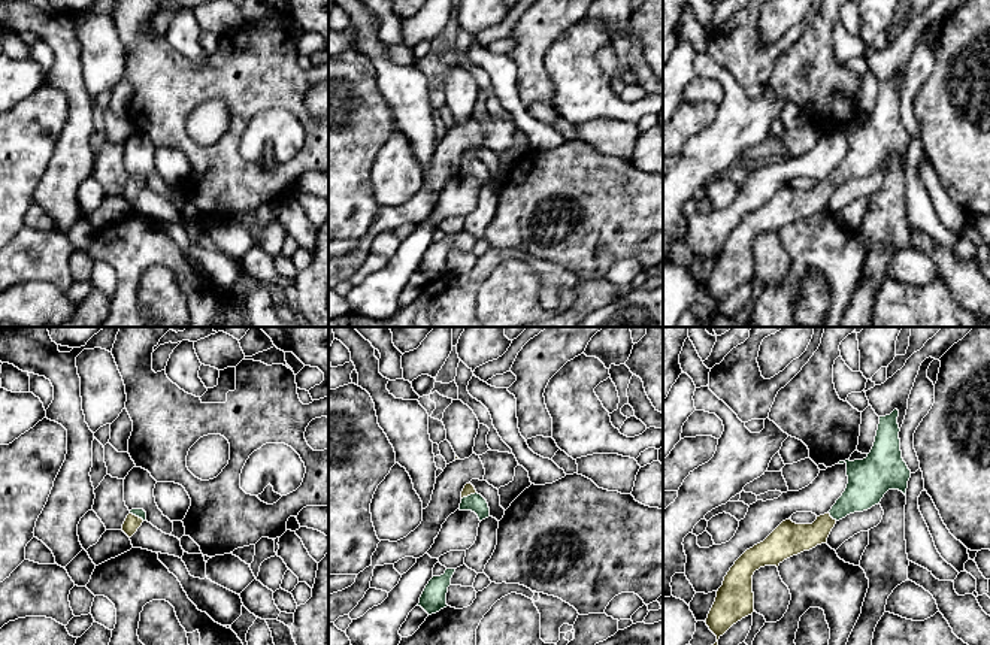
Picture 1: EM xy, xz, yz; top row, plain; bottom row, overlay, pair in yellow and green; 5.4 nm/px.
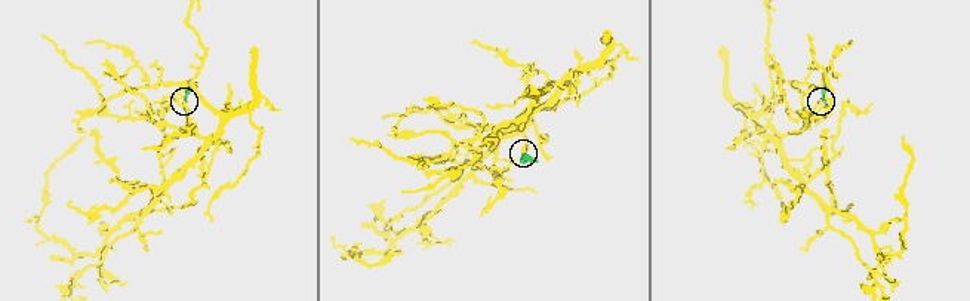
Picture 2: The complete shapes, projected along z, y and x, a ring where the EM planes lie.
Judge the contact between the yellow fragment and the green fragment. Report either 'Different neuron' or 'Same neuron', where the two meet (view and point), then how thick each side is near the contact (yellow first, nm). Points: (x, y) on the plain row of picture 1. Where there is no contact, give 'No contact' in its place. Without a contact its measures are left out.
Same neuron. Touches yellow at xz (468, 160). Thickness 60 nm (yellow) against 100 nm

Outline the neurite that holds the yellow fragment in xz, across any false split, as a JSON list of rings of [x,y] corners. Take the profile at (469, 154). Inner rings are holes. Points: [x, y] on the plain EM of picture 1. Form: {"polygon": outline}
{"polygon": [[[466,149],[461,157],[460,176],[472,176],[478,181],[479,187],[490,182],[490,173],[487,166],[476,158],[472,149]]]}

